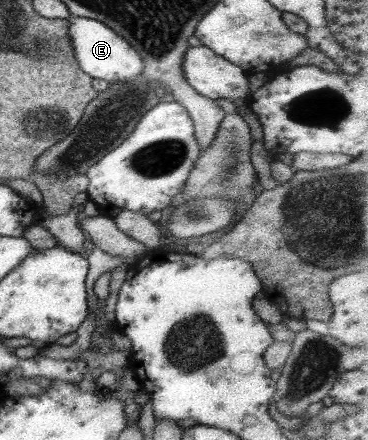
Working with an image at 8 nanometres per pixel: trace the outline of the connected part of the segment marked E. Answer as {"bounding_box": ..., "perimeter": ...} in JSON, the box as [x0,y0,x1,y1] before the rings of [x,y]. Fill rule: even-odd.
{"bounding_box":[68,16,144,82],"perimeter":[[[68,16],[68,34],[71,38],[71,45],[75,52],[75,59],[84,74],[98,80],[106,82],[116,82],[116,80],[128,80],[141,74],[144,68],[144,61],[140,55],[111,28],[102,24],[99,20]]]}

